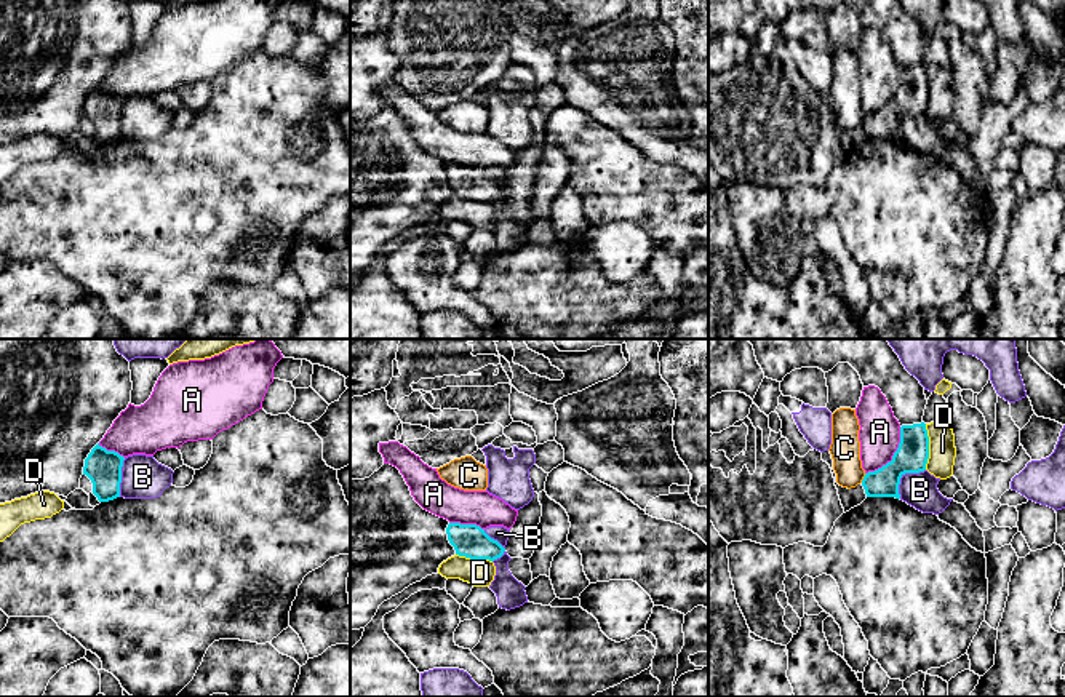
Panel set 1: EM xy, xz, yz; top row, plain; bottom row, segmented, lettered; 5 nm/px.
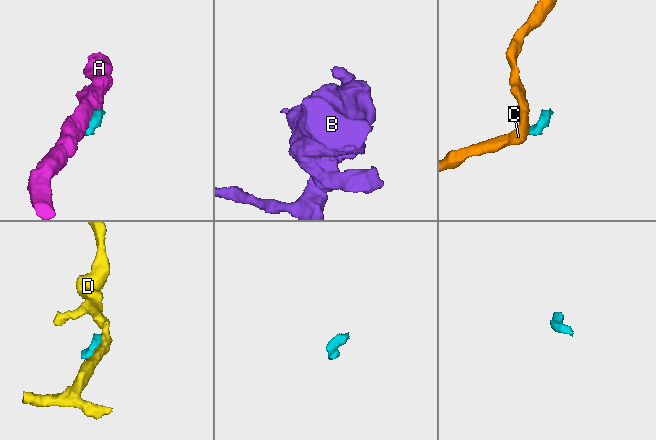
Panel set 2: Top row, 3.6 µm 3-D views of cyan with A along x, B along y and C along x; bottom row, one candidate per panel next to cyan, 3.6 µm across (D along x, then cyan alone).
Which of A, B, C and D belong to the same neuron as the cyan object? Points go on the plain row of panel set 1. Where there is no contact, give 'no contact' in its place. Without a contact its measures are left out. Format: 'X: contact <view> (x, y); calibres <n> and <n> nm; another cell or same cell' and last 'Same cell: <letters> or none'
A: contact yz (893, 98); calibres 160 and 200 nm; another cell
B: contact yz (901, 119); calibres 160 and 180 nm; another cell
C: contact yz (864, 120); calibres 150 and 150 nm; another cell
D: contact yz (928, 88); calibres 160 and 140 nm; another cell
Same cell: none

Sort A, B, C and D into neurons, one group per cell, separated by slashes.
A / B / C / D

